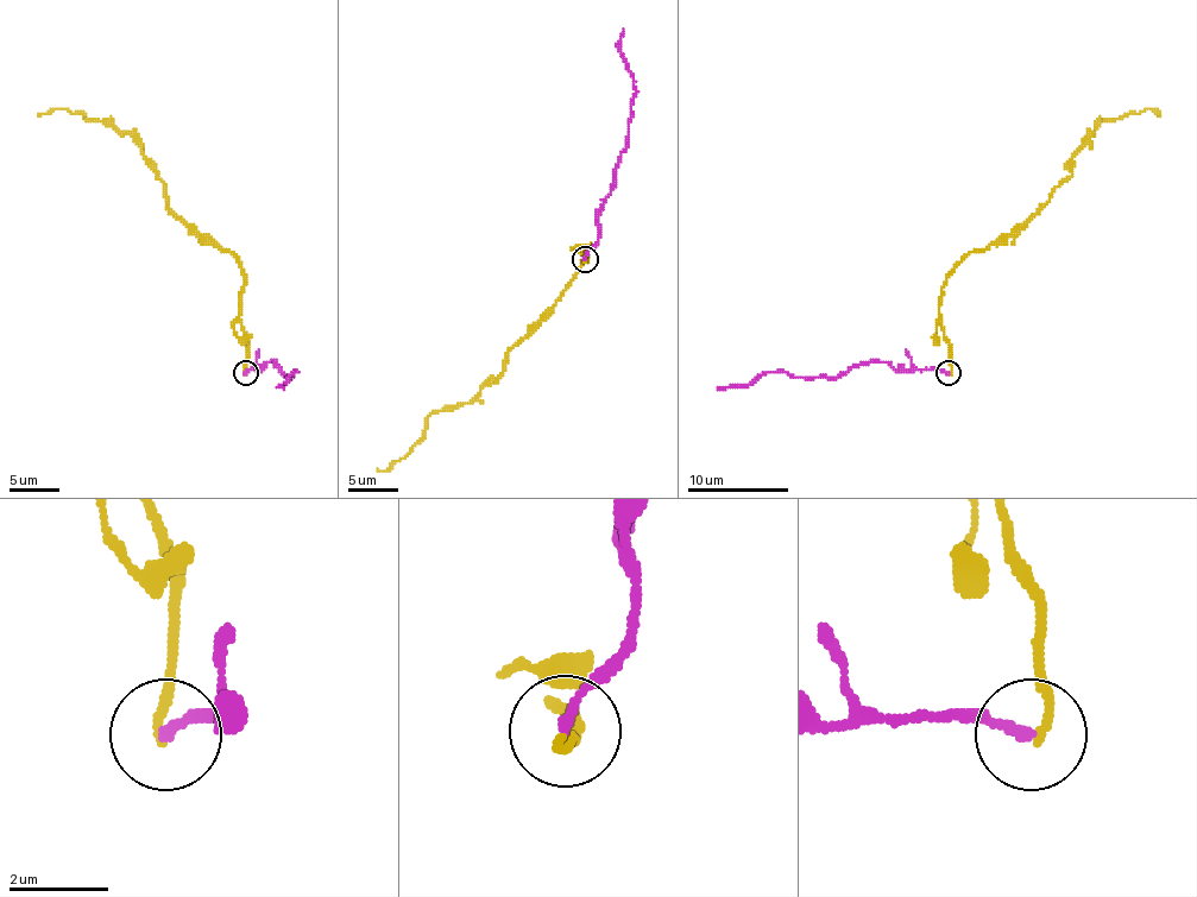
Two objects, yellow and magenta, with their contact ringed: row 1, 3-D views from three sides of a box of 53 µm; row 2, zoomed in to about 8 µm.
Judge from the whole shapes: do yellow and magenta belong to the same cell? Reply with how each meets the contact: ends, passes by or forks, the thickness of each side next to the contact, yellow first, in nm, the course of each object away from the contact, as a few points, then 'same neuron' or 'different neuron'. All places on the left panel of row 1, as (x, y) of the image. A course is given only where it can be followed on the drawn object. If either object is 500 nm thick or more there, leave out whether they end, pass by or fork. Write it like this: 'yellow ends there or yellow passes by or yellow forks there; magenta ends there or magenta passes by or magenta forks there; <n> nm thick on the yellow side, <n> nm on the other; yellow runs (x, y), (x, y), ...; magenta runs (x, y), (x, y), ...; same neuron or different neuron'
yellow ends there; magenta ends there; 170 nm thick on the yellow side, 200 nm on the other; yellow runs (246, 372), (239, 317), (244, 269), (168, 207), (163, 181), (128, 133), (65, 108), (38, 115); magenta runs (246, 372), (273, 362), (287, 377), (296, 372), (282, 387), (284, 390); different neuron

